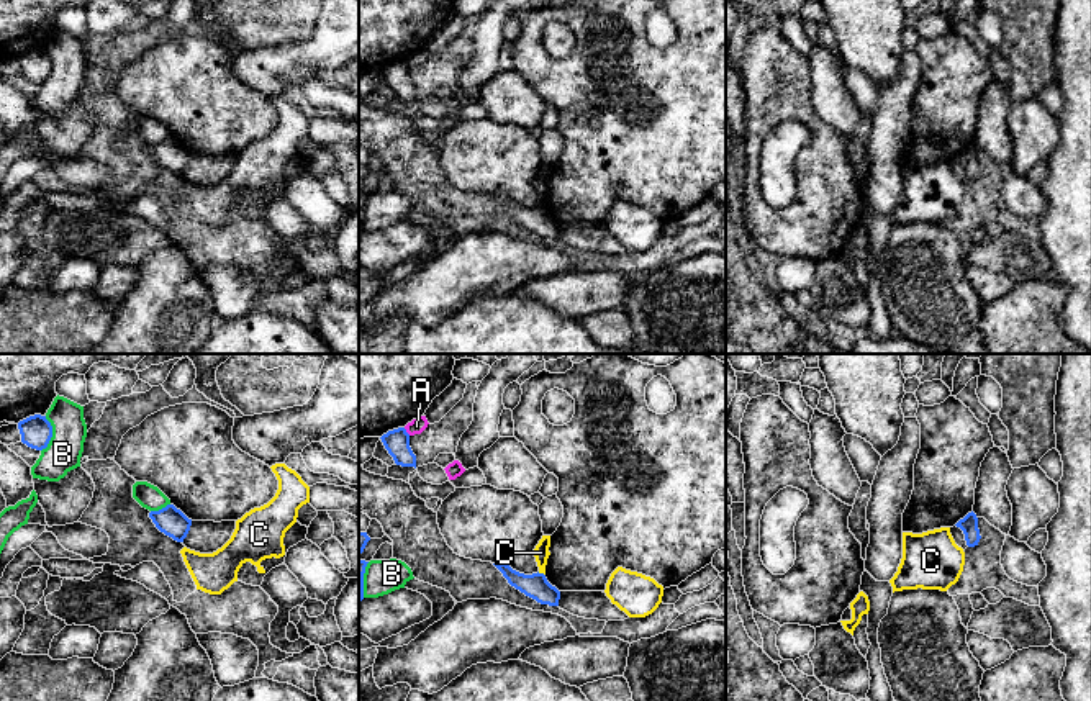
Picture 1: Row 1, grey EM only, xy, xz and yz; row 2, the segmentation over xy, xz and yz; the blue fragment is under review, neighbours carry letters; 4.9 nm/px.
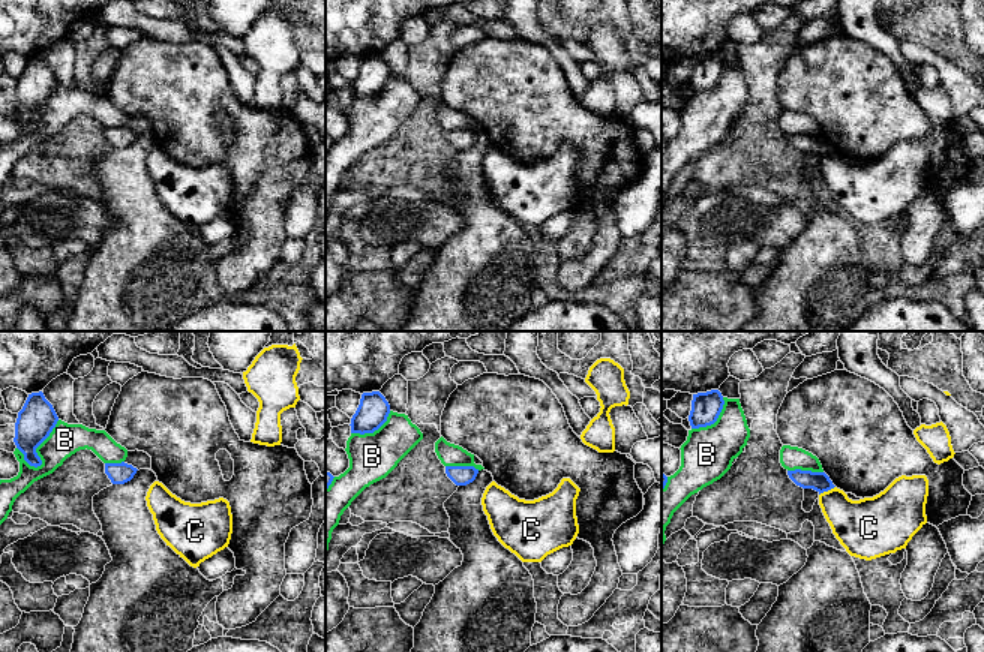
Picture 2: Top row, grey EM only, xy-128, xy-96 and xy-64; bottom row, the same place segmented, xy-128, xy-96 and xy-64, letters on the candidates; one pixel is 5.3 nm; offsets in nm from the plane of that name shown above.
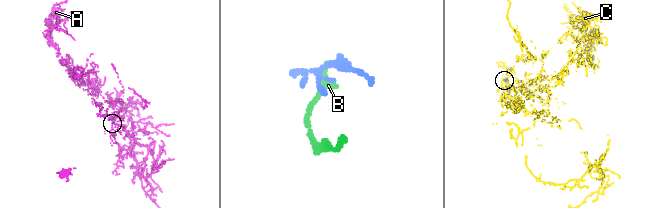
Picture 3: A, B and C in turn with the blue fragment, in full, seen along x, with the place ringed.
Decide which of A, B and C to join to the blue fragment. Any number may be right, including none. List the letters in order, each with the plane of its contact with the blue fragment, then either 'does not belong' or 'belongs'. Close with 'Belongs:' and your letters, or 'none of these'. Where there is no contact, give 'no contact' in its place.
A: xz | does not belong
B: xy | does not belong
C: xz | does not belong
Belongs: none of these

